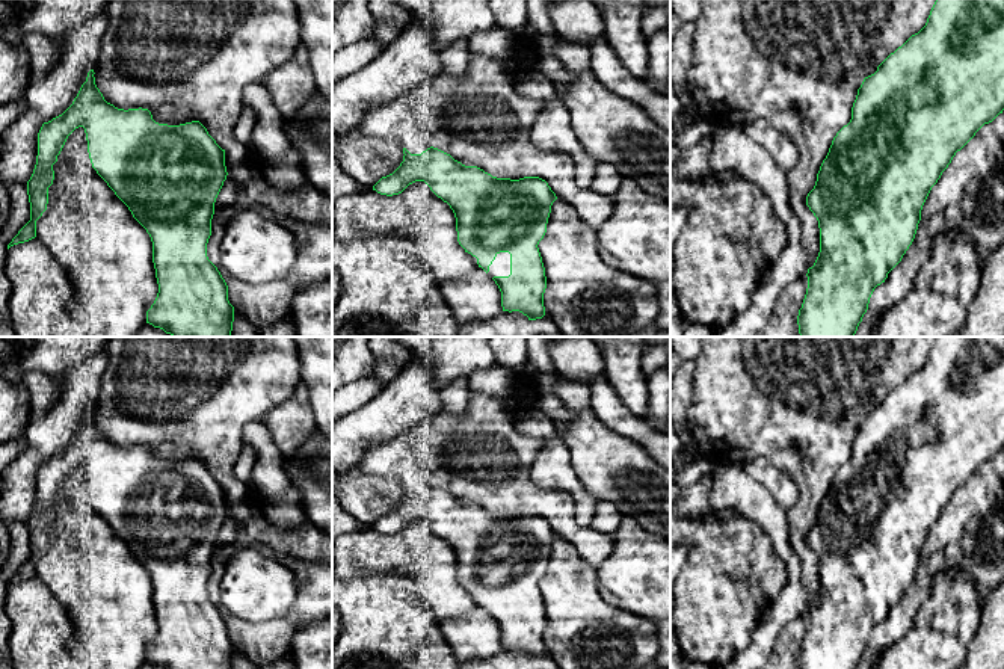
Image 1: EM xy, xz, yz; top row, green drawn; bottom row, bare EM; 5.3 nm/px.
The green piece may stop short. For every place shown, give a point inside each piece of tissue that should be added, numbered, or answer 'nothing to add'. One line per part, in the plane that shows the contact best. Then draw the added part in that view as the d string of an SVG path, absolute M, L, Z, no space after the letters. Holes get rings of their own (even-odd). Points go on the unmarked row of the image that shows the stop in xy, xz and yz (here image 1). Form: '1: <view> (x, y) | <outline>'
1: xz (500, 604) | M509 590L497 592L495 598L489 604L488 613L491 616L494 616L494 615L509 615L510 613L510 592Z

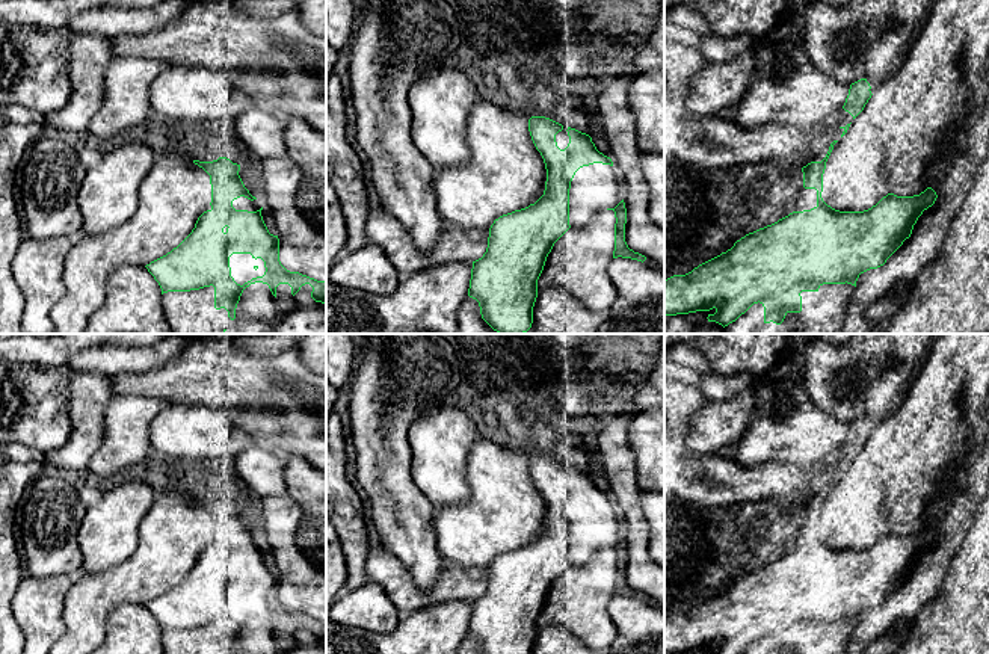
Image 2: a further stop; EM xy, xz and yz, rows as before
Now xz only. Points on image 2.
1: xz (562, 476) | M563 464L563 468L556 473L556 480L560 488L565 488L569 482L569 474L566 468L568 465Z

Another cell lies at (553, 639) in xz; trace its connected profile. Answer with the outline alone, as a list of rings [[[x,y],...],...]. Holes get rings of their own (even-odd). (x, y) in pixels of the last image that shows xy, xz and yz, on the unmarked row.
[[[551,622],[538,628],[533,654],[608,654],[608,649],[592,649],[566,627]]]

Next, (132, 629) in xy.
[[[119,604],[107,619],[104,642],[92,654],[165,654],[162,627],[145,604]]]

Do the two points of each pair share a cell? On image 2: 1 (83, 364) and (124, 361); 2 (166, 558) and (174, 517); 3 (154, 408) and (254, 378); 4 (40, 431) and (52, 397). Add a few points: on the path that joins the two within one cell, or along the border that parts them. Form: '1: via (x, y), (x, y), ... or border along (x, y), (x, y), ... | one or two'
1: via (94, 361), (113, 361) | one
2: via (168, 547), (174, 527) | one
3: border along (136, 394), (168, 399), (172, 404) | two
4: via (40, 423), (40, 410), (44, 405) | one

